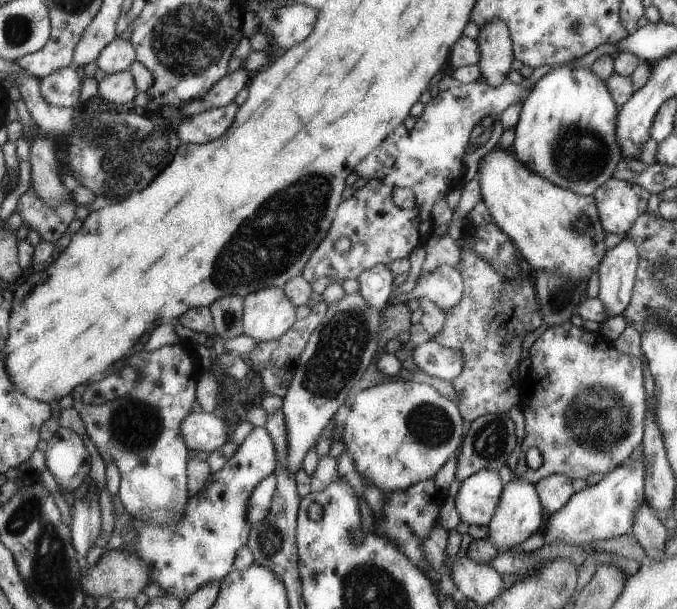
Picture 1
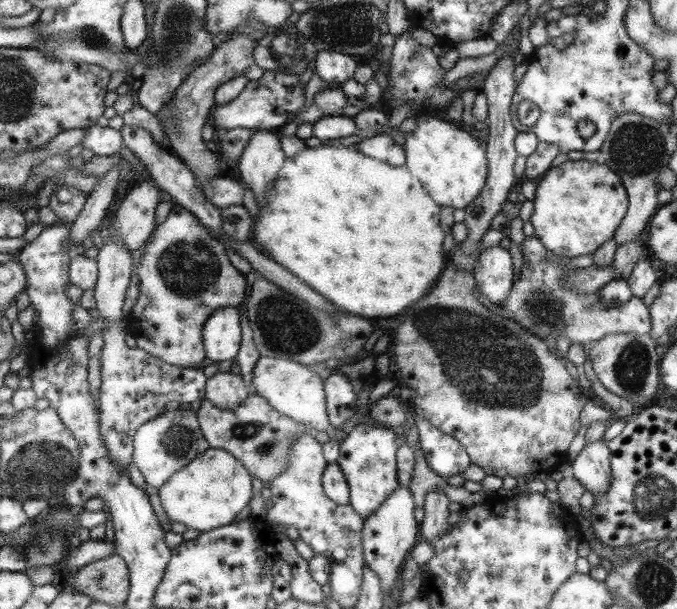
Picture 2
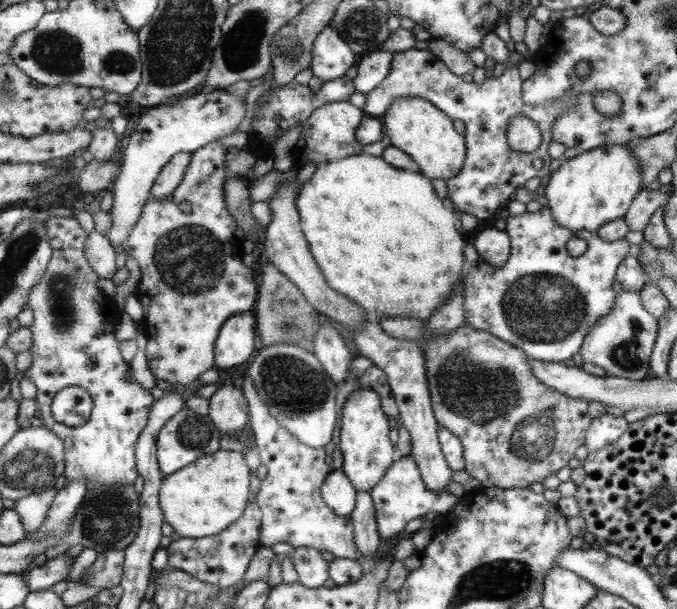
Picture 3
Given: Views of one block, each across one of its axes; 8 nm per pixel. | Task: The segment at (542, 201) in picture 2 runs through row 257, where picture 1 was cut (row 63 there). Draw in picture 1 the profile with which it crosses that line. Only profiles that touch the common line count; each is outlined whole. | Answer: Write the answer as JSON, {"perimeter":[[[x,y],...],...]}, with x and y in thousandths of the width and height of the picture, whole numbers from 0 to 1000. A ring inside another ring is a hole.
{"perimeter":[[[849,99],[820,107],[783,144],[781,158],[770,167],[771,184],[759,210],[762,227],[756,246],[783,279],[804,289],[824,307],[857,320],[874,320],[901,294],[920,256],[920,243],[910,228],[914,189],[907,164],[897,135],[886,130],[871,112],[851,108]]]}

